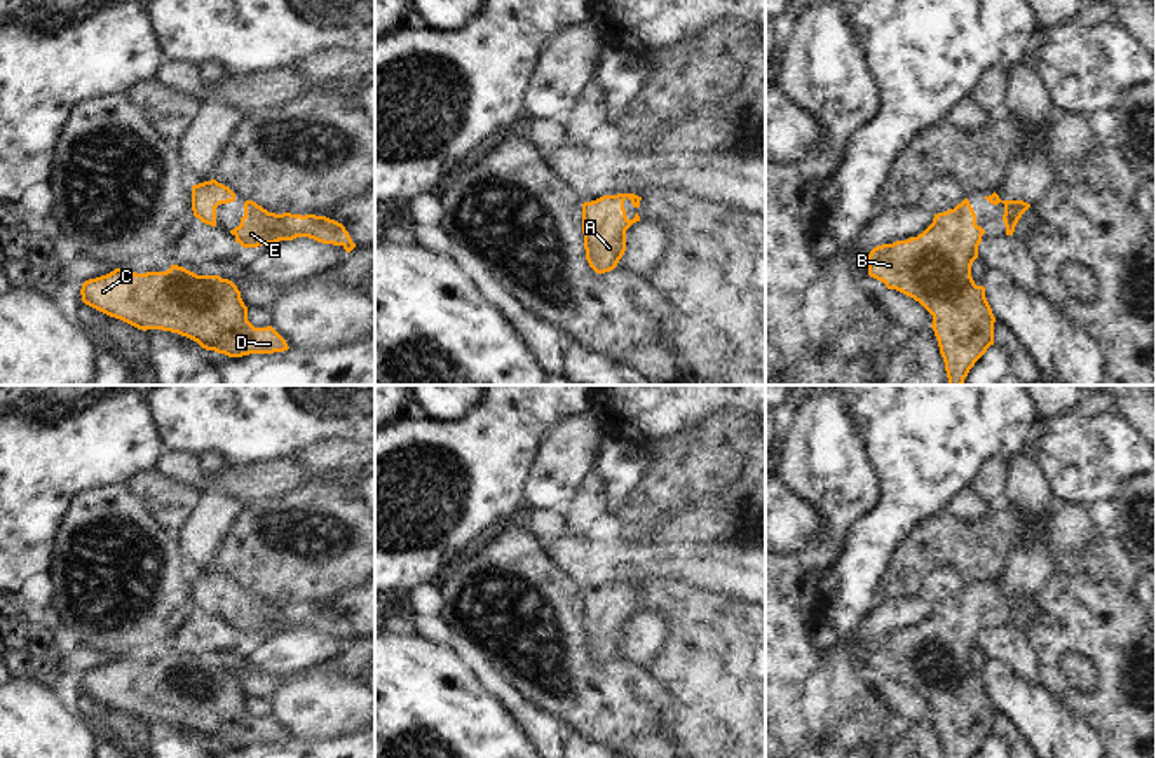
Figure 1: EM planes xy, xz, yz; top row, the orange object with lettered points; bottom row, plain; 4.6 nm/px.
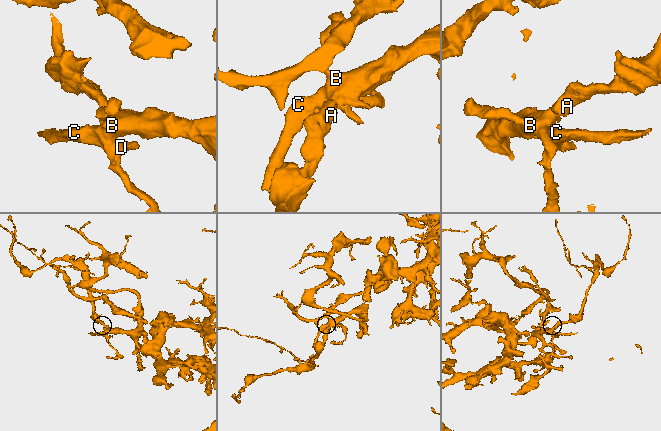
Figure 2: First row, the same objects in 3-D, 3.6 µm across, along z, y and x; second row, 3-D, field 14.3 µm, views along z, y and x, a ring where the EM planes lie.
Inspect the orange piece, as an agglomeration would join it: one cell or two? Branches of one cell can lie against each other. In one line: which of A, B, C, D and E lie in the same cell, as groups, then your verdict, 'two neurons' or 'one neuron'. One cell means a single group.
A B C D E | one neuron

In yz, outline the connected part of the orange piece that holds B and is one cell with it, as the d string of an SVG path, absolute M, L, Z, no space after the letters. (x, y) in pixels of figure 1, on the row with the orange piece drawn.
M964 199L954 209L935 214L933 223L917 237L877 246L868 254L870 277L914 298L933 315L931 328L945 362L947 385L962 385L975 362L994 345L996 317L985 288L976 286L971 277L983 233L969 200Z

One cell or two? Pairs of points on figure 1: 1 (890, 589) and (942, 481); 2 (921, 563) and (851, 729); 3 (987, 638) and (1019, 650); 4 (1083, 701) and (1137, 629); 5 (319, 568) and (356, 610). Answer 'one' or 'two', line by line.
1: two
2: two
3: one
4: one
5: two

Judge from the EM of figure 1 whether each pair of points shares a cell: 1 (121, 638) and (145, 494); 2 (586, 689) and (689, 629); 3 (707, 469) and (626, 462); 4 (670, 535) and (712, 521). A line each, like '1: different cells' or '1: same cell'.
1: different cells
2: different cells
3: different cells
4: same cell

